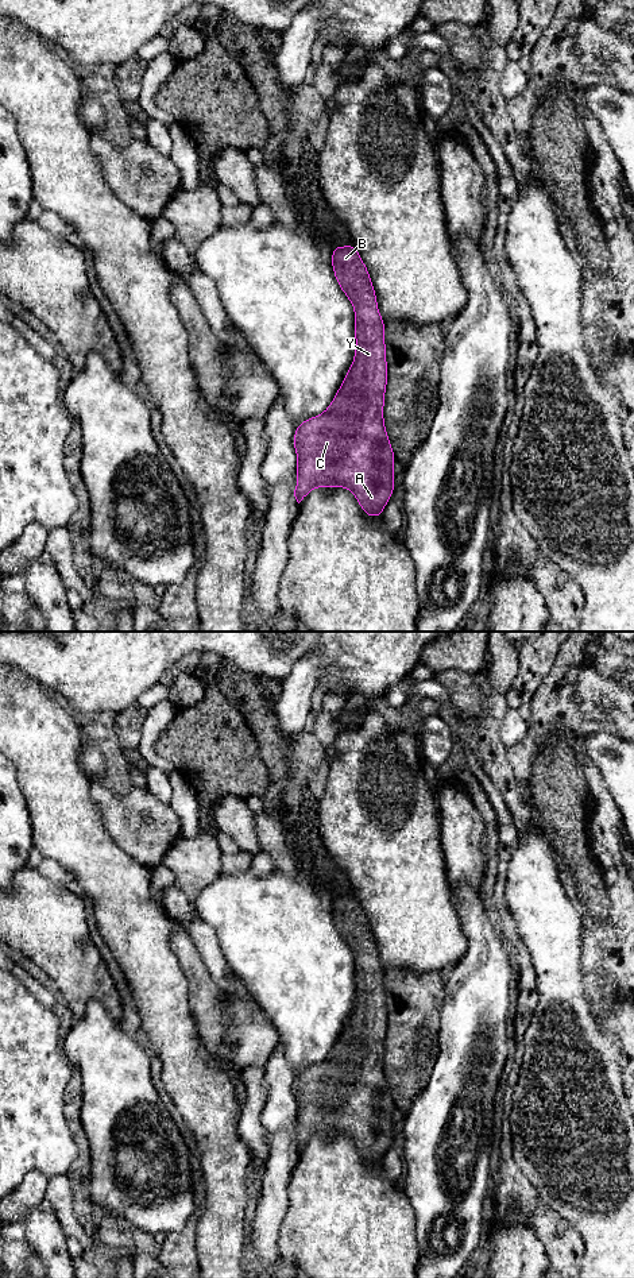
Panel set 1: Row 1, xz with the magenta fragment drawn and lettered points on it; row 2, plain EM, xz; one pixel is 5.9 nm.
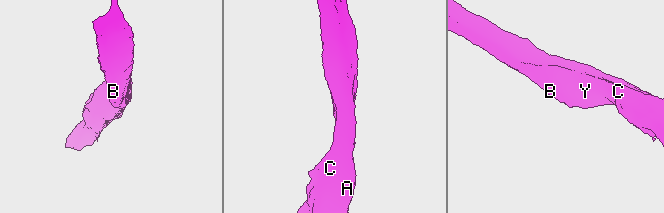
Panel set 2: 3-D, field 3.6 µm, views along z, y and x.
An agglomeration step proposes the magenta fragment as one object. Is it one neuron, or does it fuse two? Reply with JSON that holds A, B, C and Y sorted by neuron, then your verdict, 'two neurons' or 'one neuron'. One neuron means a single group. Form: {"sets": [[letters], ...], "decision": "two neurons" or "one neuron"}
{"sets": [["A", "B", "C", "Y"]], "decision": "one neuron"}

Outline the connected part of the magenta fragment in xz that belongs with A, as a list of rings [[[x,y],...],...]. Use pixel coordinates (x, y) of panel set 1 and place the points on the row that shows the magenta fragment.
[[[335,246],[330,260],[336,281],[353,306],[356,350],[328,409],[297,426],[294,497],[299,503],[314,487],[347,487],[368,517],[380,517],[395,480],[395,455],[383,418],[384,321],[355,246]]]

